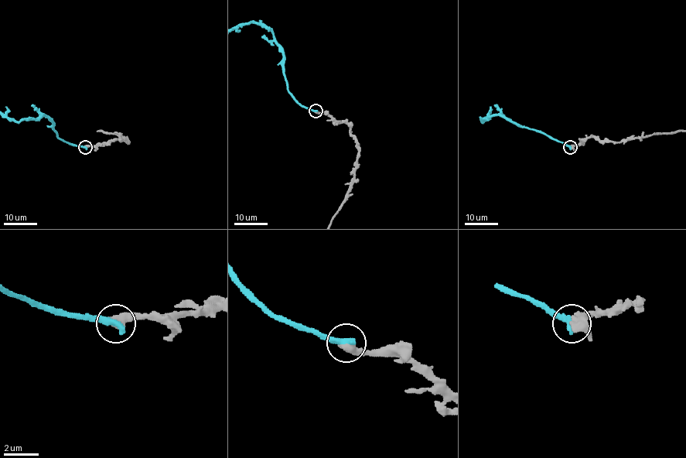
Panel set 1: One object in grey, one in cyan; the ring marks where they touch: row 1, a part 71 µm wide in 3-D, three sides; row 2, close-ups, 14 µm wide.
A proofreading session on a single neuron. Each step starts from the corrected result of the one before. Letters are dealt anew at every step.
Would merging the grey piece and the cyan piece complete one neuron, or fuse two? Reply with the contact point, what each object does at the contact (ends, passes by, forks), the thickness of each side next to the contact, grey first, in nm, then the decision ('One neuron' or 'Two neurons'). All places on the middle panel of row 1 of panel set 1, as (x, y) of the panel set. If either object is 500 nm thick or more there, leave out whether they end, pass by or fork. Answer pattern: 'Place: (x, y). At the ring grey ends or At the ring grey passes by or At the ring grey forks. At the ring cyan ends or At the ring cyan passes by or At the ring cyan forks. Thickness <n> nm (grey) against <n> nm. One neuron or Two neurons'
Place: (315, 111). Thickness 550 nm (grey) against 440 nm. One neuron

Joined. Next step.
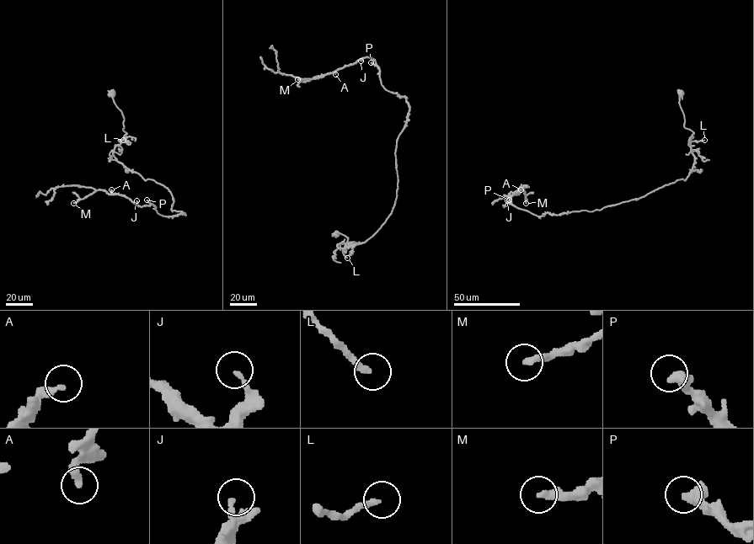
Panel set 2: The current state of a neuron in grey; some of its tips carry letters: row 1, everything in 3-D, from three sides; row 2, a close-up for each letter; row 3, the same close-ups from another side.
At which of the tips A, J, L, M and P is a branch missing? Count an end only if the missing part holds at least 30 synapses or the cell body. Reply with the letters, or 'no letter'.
L, M

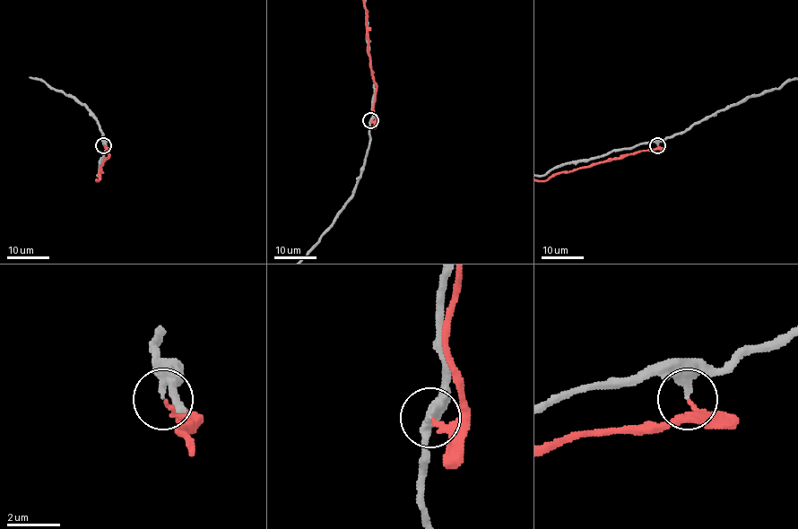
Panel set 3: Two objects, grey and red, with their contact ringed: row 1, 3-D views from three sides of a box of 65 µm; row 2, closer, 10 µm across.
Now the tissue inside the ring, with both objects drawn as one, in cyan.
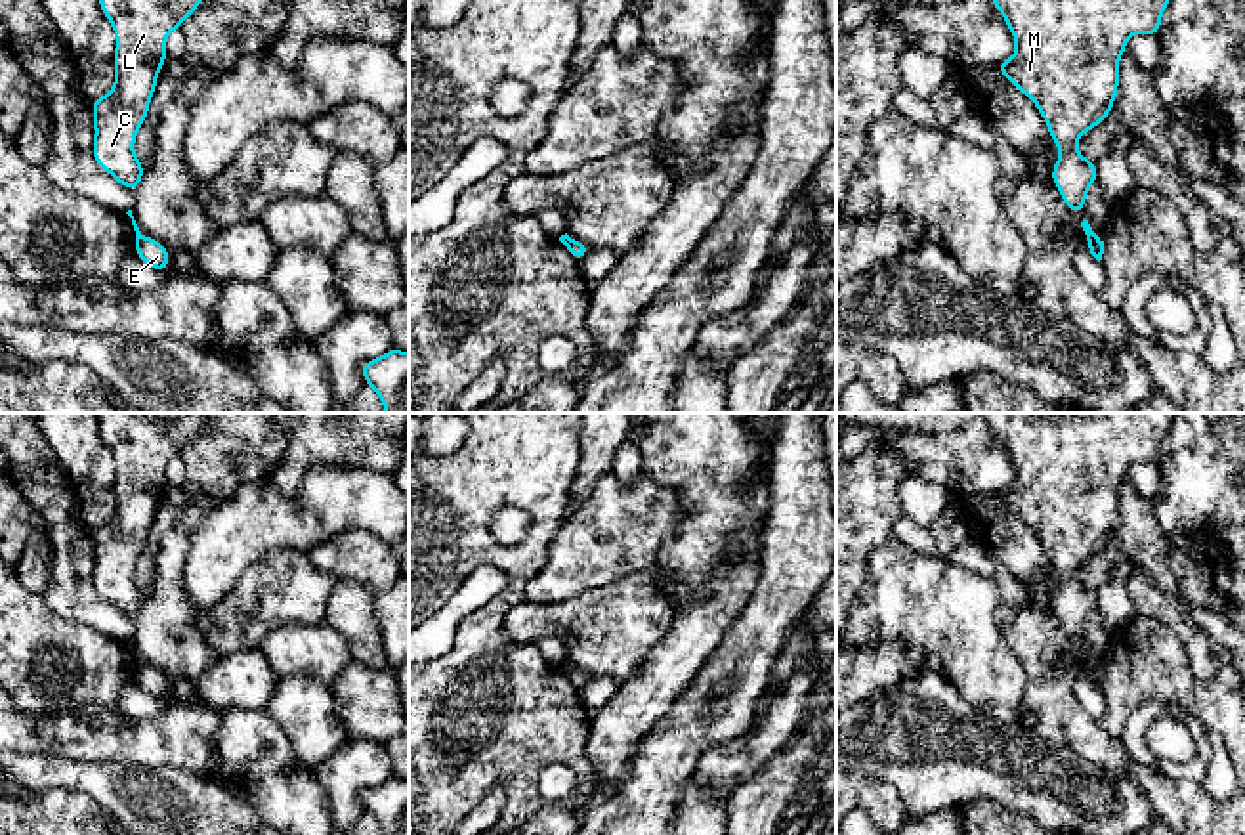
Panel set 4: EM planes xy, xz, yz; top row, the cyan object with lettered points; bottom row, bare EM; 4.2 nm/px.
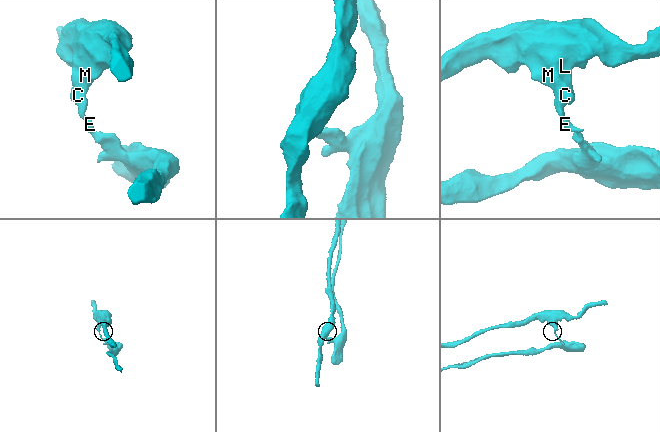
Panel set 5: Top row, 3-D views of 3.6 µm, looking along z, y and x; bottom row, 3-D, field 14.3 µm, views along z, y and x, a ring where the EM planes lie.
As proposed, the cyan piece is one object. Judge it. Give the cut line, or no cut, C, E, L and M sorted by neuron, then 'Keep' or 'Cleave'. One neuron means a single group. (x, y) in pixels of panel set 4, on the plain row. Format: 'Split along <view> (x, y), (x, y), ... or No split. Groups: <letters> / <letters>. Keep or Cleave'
Split along yz (1097, 662), (1087, 669). Groups: C L M / E. Cleave

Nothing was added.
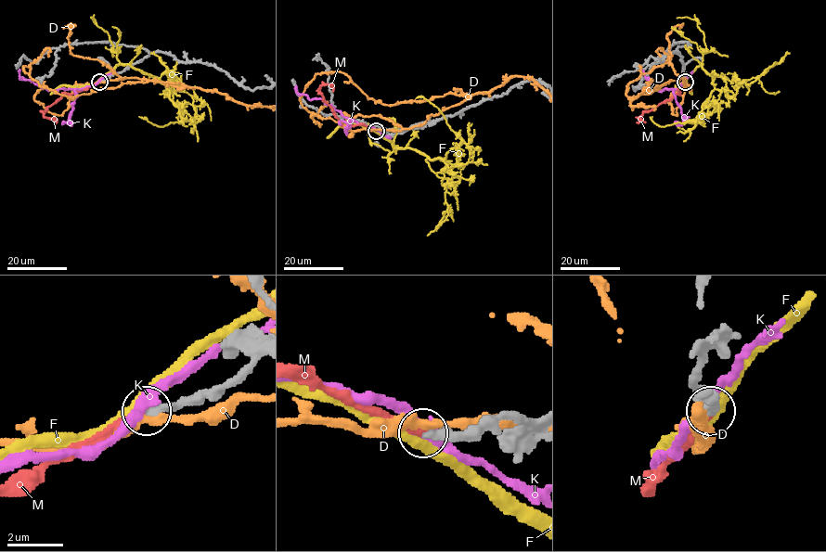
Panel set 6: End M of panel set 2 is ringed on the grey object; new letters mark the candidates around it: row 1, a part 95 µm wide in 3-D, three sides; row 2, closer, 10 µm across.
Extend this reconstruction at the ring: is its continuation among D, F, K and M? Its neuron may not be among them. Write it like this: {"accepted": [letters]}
{"accepted": ["M"]}

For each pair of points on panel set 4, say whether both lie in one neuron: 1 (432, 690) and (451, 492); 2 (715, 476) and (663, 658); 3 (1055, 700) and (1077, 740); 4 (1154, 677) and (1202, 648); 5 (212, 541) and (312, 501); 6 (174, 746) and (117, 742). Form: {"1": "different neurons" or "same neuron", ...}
{"1": "same neuron", "2": "same neuron", "3": "same neuron", "4": "different neurons", "5": "same neuron", "6": "same neuron"}

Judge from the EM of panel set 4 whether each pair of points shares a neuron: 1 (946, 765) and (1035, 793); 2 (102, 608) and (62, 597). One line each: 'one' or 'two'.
1: one
2: one

